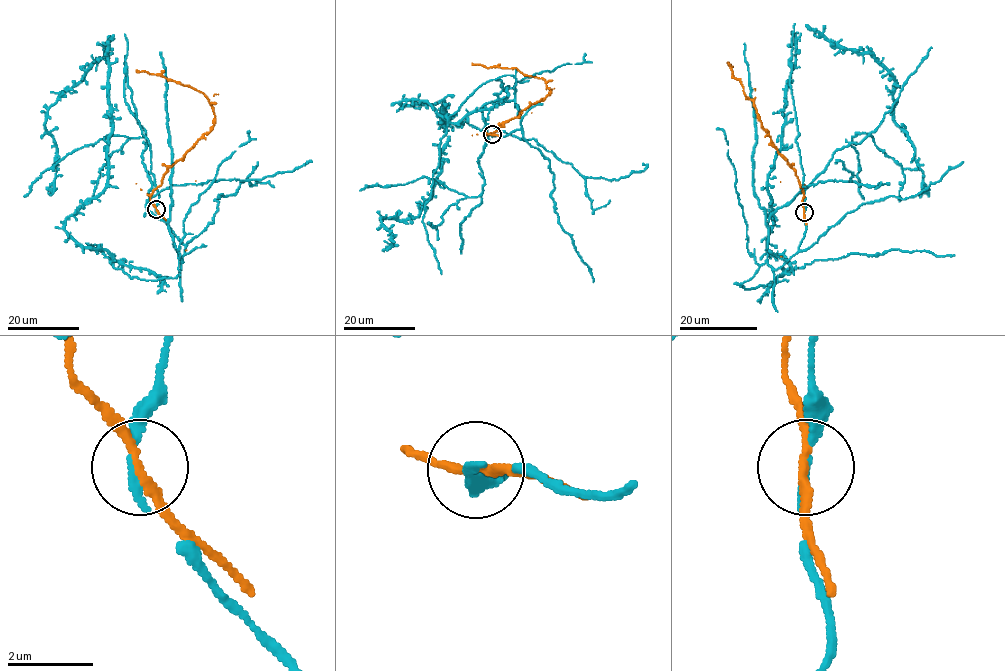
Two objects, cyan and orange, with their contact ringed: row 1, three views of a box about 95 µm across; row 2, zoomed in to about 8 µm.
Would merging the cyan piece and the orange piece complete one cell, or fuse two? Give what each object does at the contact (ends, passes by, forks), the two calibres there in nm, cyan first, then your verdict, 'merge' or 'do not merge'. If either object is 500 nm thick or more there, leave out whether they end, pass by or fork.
cyan ends | orange passes by | 260/190 nm | do not merge

